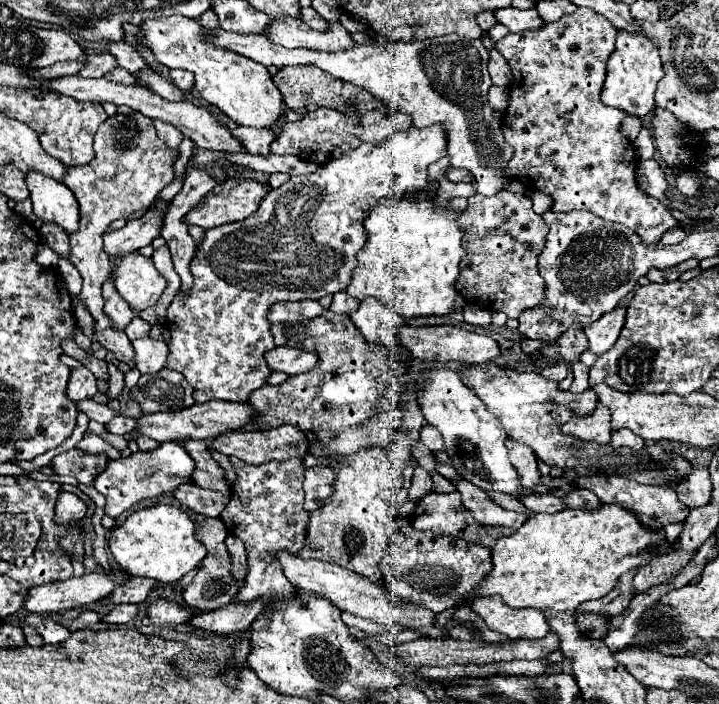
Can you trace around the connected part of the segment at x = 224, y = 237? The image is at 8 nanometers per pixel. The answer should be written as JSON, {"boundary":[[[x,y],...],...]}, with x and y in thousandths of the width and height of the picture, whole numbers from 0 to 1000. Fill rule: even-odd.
{"boundary":[[[602,176],[586,185],[572,179],[527,205],[505,202],[430,250],[405,250],[399,261],[374,270],[363,284],[360,298],[346,310],[288,327],[285,341],[274,349],[271,369],[266,372],[266,389],[271,392],[266,426],[249,426],[243,420],[232,438],[238,491],[229,520],[260,537],[268,548],[271,571],[344,571],[346,560],[363,551],[377,531],[366,511],[366,500],[382,494],[374,472],[377,460],[371,457],[374,435],[388,426],[444,426],[446,420],[480,412],[488,398],[488,384],[497,375],[494,361],[508,347],[505,313],[522,295],[524,284],[555,284],[572,267],[588,267],[594,259],[594,236],[616,222],[622,222],[622,188],[616,176]]]}

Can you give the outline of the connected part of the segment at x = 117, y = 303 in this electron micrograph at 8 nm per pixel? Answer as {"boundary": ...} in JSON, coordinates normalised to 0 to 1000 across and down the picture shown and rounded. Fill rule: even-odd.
{"boundary":[[[157,389],[154,395],[143,403],[143,423],[146,423],[146,443],[149,449],[154,449],[160,466],[171,469],[185,452],[188,452],[188,443],[182,440],[182,435],[166,420],[166,415],[160,412],[160,403],[157,403]]]}

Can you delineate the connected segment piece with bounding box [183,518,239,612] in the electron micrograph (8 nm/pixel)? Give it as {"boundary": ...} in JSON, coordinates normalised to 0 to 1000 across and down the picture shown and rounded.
{"boundary":[[[291,736],[282,744],[274,744],[274,750],[277,750],[277,767],[282,767],[282,773],[288,778],[288,793],[282,795],[282,807],[271,815],[268,827],[257,835],[255,852],[266,864],[293,869],[299,864],[307,864],[310,858],[318,858],[327,849],[327,844],[332,841],[332,832],[318,813],[321,801],[318,801],[318,784],[313,778],[313,764],[316,764],[318,753],[313,750],[313,744],[305,736]]]}

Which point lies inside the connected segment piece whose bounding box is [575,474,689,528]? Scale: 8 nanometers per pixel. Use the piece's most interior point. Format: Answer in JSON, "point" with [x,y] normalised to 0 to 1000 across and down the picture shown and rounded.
{"point":[912,719]}

